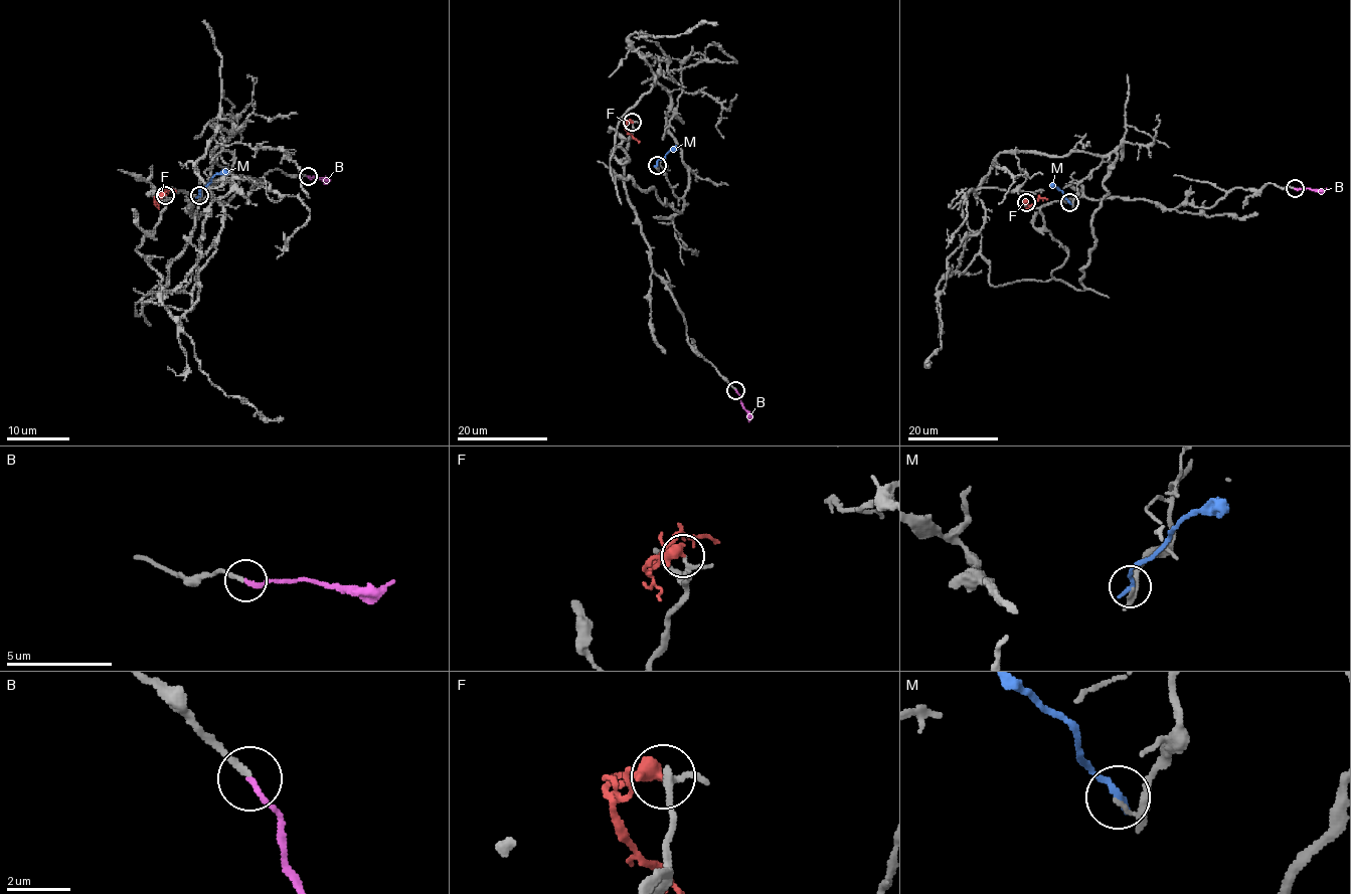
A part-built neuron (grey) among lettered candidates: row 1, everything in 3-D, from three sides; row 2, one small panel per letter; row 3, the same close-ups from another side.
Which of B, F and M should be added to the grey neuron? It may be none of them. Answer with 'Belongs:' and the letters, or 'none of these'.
Belongs: B

